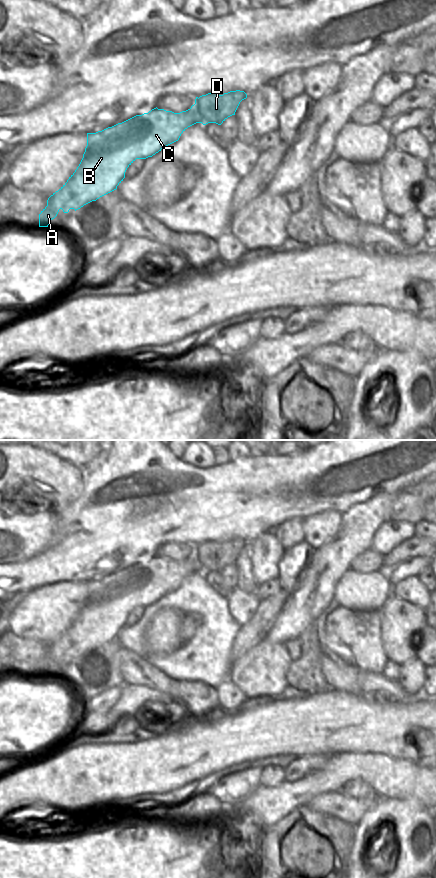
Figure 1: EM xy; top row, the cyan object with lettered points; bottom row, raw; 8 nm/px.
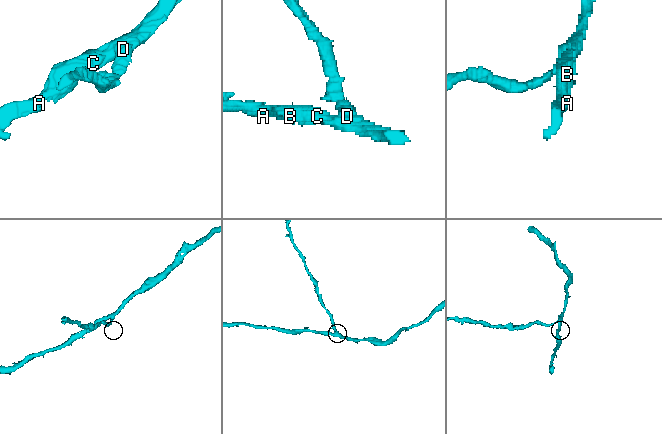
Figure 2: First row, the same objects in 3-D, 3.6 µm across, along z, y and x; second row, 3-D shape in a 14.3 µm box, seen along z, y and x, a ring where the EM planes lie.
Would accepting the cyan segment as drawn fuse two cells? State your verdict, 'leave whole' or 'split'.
split

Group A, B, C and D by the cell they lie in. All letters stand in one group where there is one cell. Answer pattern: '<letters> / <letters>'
A B C / D

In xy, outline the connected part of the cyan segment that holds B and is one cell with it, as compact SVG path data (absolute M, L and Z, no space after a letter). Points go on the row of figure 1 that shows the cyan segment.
M197 104L180 113L158 109L157 107L136 115L122 123L96 133L87 133L87 146L83 158L67 182L47 200L47 206L39 214L39 227L48 227L59 210L68 213L96 201L114 191L125 178L127 168L136 159L152 157L164 147L179 140L181 134L190 126L201 123Z

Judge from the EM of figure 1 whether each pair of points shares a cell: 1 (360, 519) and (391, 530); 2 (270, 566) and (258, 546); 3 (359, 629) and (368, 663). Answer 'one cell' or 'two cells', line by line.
1: two cells
2: one cell
3: one cell

